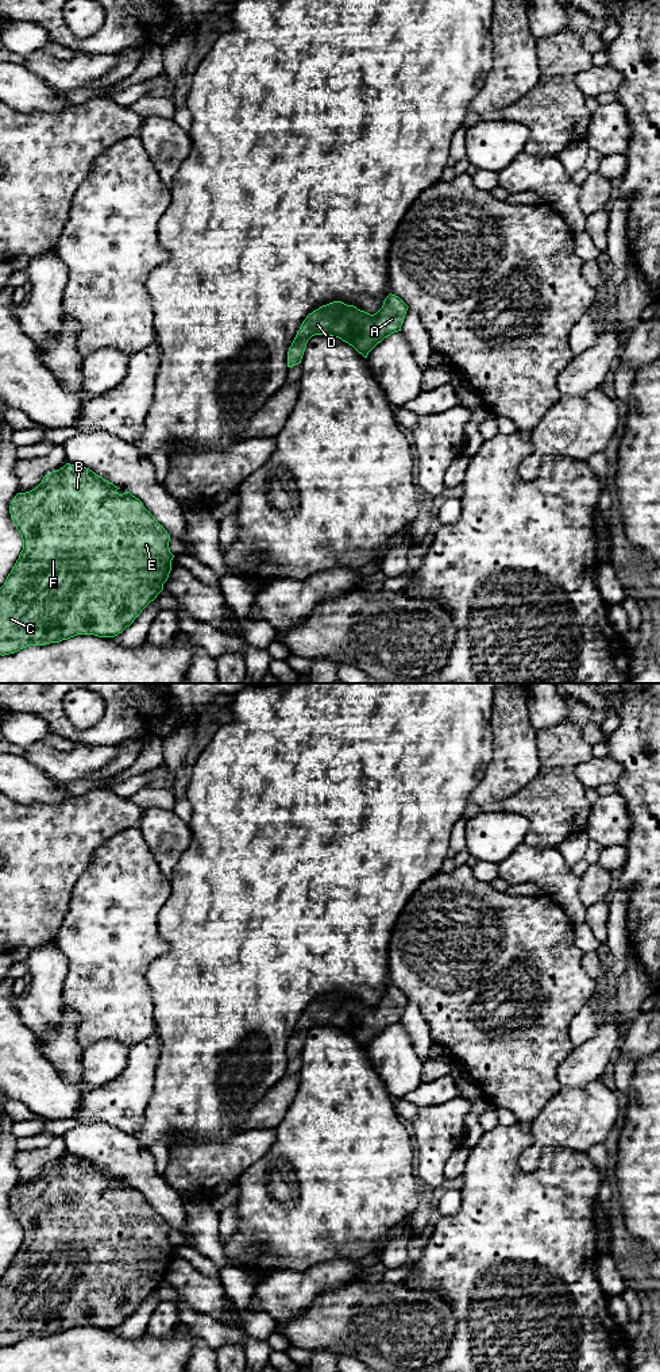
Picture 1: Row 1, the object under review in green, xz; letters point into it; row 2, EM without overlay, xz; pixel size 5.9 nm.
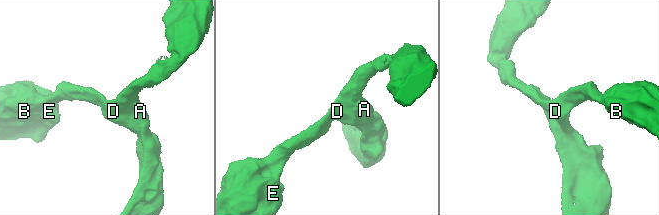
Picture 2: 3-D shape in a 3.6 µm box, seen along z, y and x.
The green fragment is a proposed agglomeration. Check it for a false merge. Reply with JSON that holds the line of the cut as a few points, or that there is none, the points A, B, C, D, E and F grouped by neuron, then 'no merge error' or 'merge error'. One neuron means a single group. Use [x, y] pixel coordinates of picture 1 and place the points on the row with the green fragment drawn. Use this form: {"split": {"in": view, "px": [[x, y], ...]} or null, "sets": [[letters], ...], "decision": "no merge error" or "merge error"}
{"split": null, "sets": [["A", "B", "C", "D", "E", "F"]], "decision": "no merge error"}

